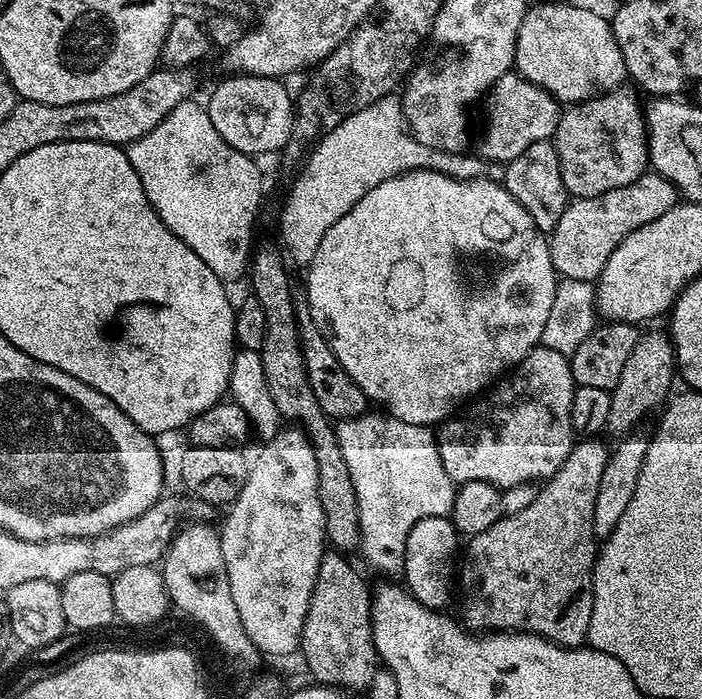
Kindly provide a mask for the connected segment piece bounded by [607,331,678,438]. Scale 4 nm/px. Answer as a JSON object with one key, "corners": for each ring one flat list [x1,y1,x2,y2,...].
{"corners":[[647,332,641,335,634,346,626,367,622,370,622,378,618,378,618,386,611,390,612,409,608,419,607,431,613,432,616,438,623,438,633,431,639,420,644,420,656,407,663,405,673,391,672,379,677,379,676,348,672,345,669,333]]}

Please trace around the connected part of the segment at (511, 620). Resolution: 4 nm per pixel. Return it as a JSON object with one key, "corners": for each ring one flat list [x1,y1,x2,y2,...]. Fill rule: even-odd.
{"corners":[[584,438,575,443,566,462,549,480,543,481,534,502,530,502,526,510,502,517,490,530,482,530,482,534,471,537,463,545,464,561,458,564,458,592,464,595,462,620,469,629,533,632,564,648,579,648,587,641,594,606,592,571,598,555,594,502,598,499,598,486,610,451,609,445,602,441]]}

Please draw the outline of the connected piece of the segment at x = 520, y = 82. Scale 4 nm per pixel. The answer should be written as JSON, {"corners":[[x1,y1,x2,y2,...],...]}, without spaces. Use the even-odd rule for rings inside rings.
{"corners":[[513,70,502,74,492,91,486,97,488,121,484,124,484,133,480,136,479,155,485,160,494,160,497,164,509,164,522,150,534,146,534,142,552,140,560,121,562,105,545,88,530,82,519,72]]}

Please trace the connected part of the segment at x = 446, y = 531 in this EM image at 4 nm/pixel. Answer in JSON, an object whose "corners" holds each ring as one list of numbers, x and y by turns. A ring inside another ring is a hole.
{"corners":[[431,516,424,518,414,524,410,530,410,537,407,539,406,554,404,555,403,579,406,578,405,585,416,600,422,602,424,606,436,611,445,609,450,600,451,592,454,592,454,579,456,576,455,565,450,565,452,556,457,555,460,546,460,535,453,526,451,519,445,516]]}

